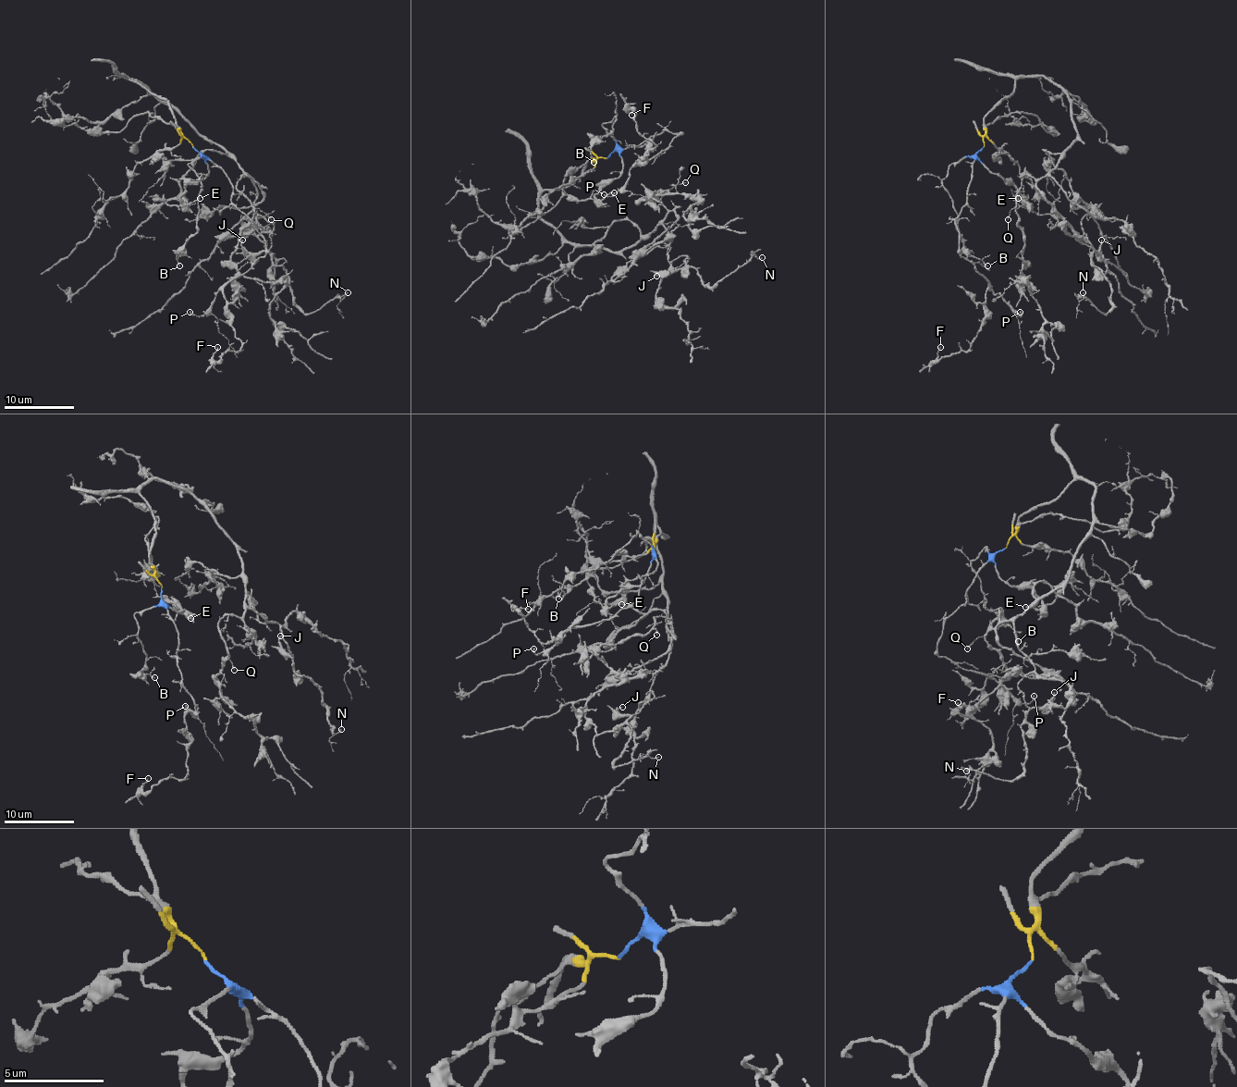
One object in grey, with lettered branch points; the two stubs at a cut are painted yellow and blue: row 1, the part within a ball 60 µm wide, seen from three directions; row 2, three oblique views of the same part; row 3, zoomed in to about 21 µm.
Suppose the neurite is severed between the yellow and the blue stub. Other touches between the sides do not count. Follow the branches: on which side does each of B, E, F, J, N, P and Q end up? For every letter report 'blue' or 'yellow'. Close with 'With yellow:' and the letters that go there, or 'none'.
B: blue
E: blue
F: blue
J: yellow
N: yellow
P: blue
Q: yellow
With yellow: J, N, Q

